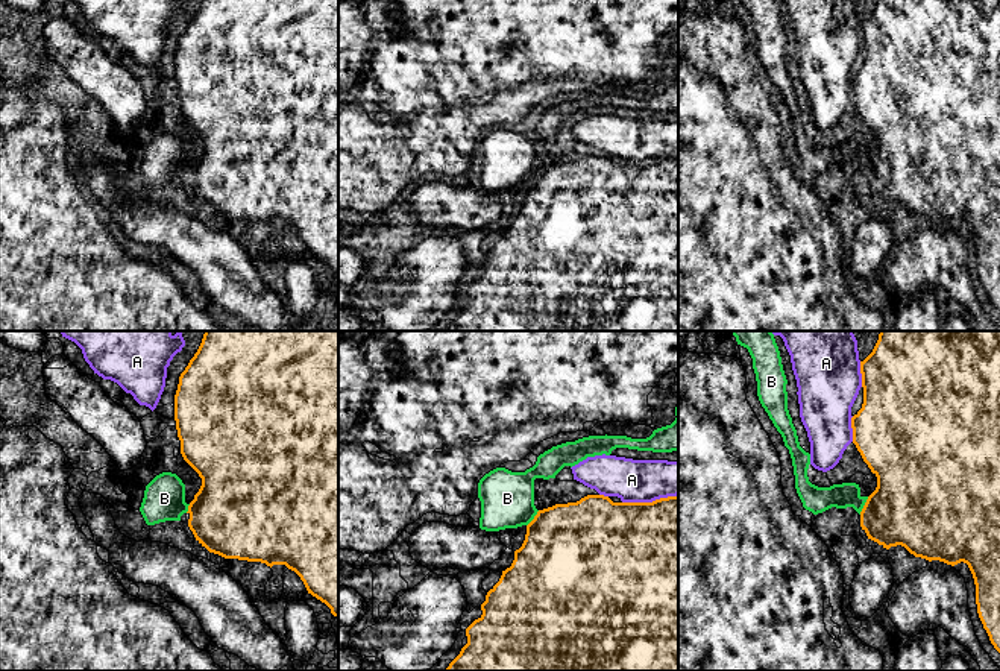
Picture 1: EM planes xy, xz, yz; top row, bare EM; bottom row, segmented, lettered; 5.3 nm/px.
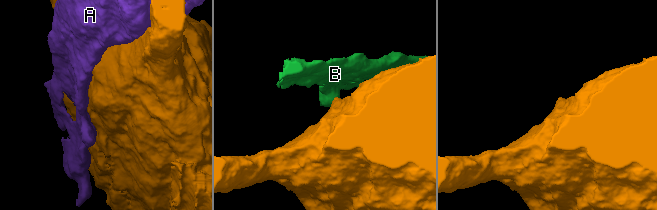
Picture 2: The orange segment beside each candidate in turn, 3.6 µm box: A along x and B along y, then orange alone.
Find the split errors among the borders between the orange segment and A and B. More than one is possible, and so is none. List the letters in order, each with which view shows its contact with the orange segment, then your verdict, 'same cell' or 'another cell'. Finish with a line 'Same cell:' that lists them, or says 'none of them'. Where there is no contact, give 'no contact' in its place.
A: xz | another cell
B: yz | another cell
Same cell: none of them

